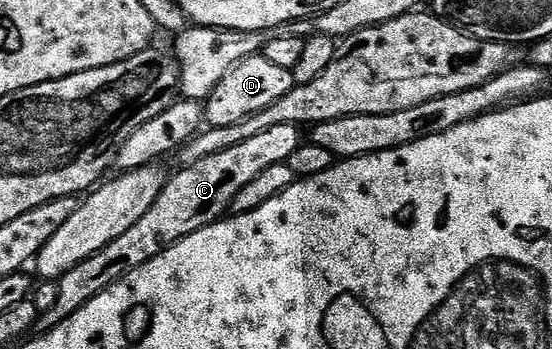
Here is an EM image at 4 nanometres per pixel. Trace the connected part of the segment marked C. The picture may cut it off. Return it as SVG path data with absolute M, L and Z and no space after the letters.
M280 123L280 127L272 127L268 131L260 131L260 135L252 135L252 139L244 139L244 143L236 143L236 147L228 147L228 151L216 151L216 155L208 155L208 159L200 159L200 163L181 166L178 174L167 180L160 191L156 203L148 207L144 219L140 219L120 239L112 239L108 247L100 247L96 255L88 255L72 271L59 277L60 299L49 311L41 314L36 326L38 333L52 331L64 319L76 315L84 303L88 303L100 291L104 291L114 281L119 281L126 273L136 267L148 263L156 255L160 255L169 245L184 240L188 235L208 227L213 221L221 221L227 216L232 199L236 199L236 191L247 185L260 171L273 165L284 165L292 151L304 144L304 133L297 125Z

